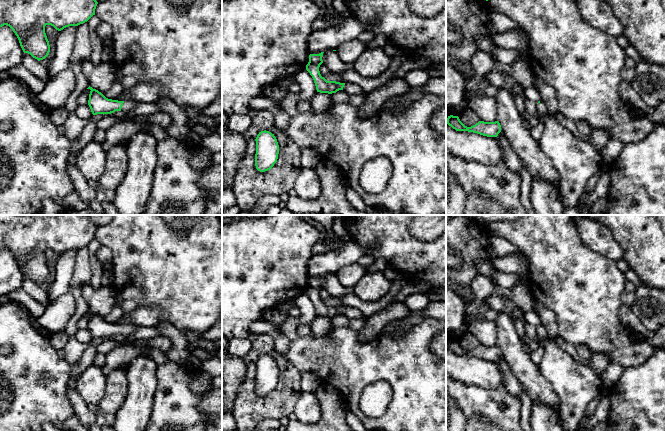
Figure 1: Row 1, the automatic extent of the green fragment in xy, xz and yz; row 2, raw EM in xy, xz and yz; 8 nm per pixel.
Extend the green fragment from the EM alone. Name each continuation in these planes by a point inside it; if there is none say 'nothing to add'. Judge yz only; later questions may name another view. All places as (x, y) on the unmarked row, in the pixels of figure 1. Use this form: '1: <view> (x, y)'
1: yz (542, 333)

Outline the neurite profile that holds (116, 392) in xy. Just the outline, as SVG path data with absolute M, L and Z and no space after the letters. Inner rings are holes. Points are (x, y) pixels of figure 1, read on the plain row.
M117 367L106 376L106 392L99 408L107 414L115 416L123 405L128 394L128 380L126 372Z

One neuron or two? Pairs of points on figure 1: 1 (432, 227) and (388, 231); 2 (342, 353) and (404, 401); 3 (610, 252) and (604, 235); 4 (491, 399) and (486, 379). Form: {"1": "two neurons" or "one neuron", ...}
{"1": "two neurons", "2": "one neuron", "3": "one neuron", "4": "two neurons"}

